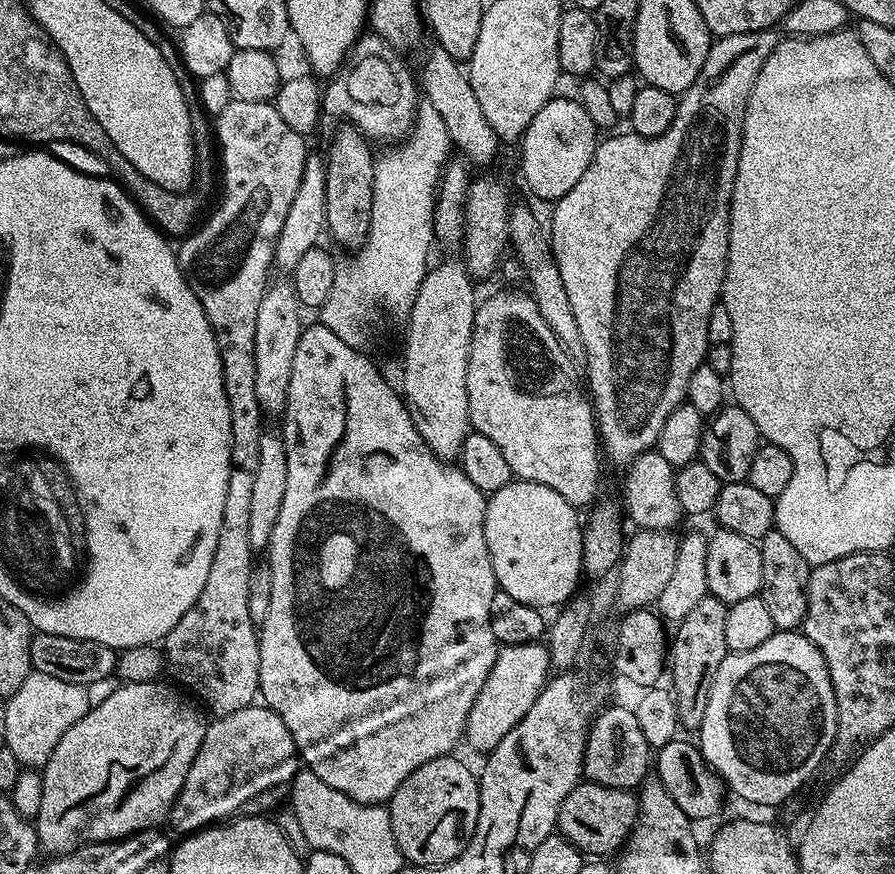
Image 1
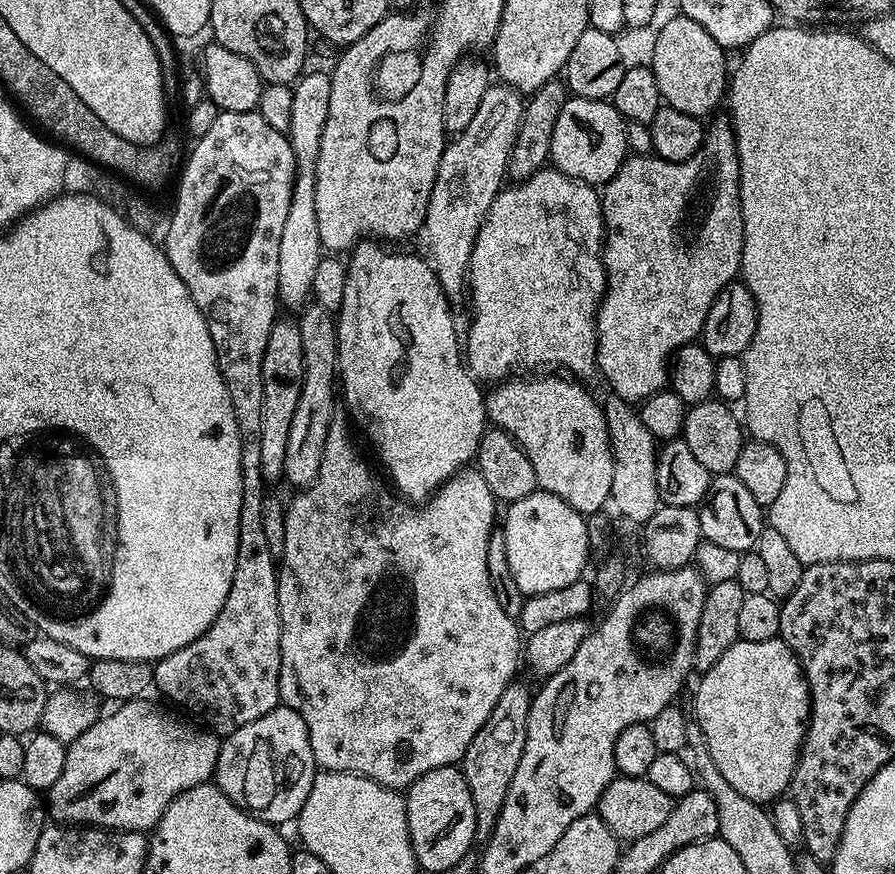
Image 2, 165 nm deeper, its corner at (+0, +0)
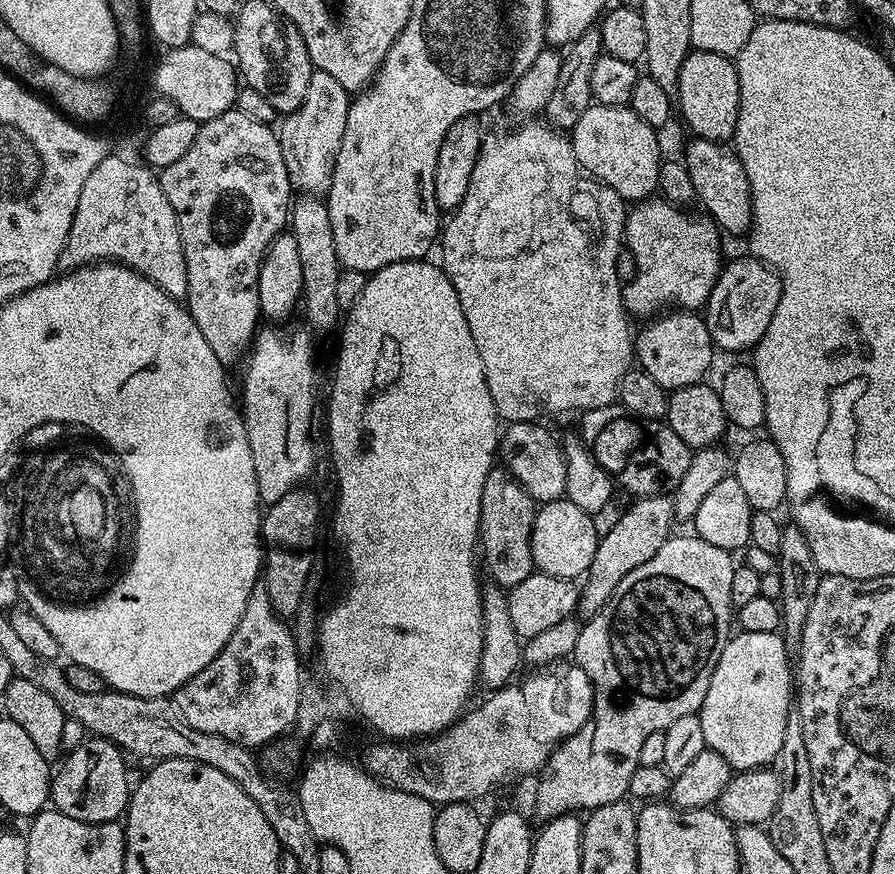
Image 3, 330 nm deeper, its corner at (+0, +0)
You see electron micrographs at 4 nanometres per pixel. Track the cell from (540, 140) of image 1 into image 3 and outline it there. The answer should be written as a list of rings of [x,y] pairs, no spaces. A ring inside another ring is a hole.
[[[597,104],[586,110],[570,130],[576,160],[587,175],[612,188],[625,202],[647,200],[660,187],[660,140],[657,129],[642,122],[631,107]]]

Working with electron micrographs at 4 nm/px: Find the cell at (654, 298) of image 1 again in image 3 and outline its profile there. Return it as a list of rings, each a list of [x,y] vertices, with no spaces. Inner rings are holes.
[[[663,198],[642,200],[633,203],[631,207],[627,209],[624,217],[624,240],[626,241],[627,251],[628,248],[632,251],[632,256],[636,259],[637,266],[640,267],[640,273],[633,278],[632,284],[625,283],[622,288],[625,309],[627,309],[633,317],[644,316],[643,318],[648,318],[653,314],[659,313],[661,310],[668,310],[671,308],[676,310],[700,310],[707,304],[710,298],[710,290],[714,290],[714,282],[720,277],[720,269],[722,267],[722,259],[720,260],[720,239],[722,239],[722,233],[720,227],[716,225],[715,220],[713,220],[711,216],[707,214],[695,216],[694,213],[688,211],[692,210],[685,210],[683,207],[671,204],[669,200]]]

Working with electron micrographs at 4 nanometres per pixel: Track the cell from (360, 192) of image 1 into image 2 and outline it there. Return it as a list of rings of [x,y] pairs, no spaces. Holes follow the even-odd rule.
[[[361,239],[351,249],[346,260],[346,290],[342,294],[342,306],[338,309],[338,315],[335,317],[338,384],[340,388],[344,387],[344,394],[342,390],[343,407],[344,404],[348,407],[348,412],[356,419],[357,426],[372,439],[372,448],[376,451],[381,466],[388,468],[386,476],[394,485],[395,491],[401,497],[420,502],[431,497],[432,493],[441,484],[446,483],[455,472],[461,471],[465,466],[473,463],[480,439],[486,430],[485,393],[480,392],[481,385],[477,383],[466,367],[466,360],[462,355],[462,340],[461,337],[460,340],[456,337],[456,324],[452,321],[452,308],[448,305],[451,304],[450,298],[442,290],[431,263],[425,257],[423,260],[420,256],[414,257],[413,260],[407,260],[404,256],[387,256],[379,246],[381,247],[379,243],[373,242],[371,239]]]

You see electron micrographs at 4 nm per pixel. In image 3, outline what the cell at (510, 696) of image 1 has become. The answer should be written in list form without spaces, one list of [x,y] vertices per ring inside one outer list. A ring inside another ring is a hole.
[[[657,494],[637,499],[612,525],[608,533],[601,535],[596,542],[594,558],[590,562],[588,571],[582,577],[580,589],[580,603],[578,612],[581,617],[597,616],[606,606],[608,599],[614,594],[618,582],[630,574],[630,570],[638,570],[642,562],[650,562],[658,550],[673,535],[674,517],[672,515],[672,501],[667,495]]]

